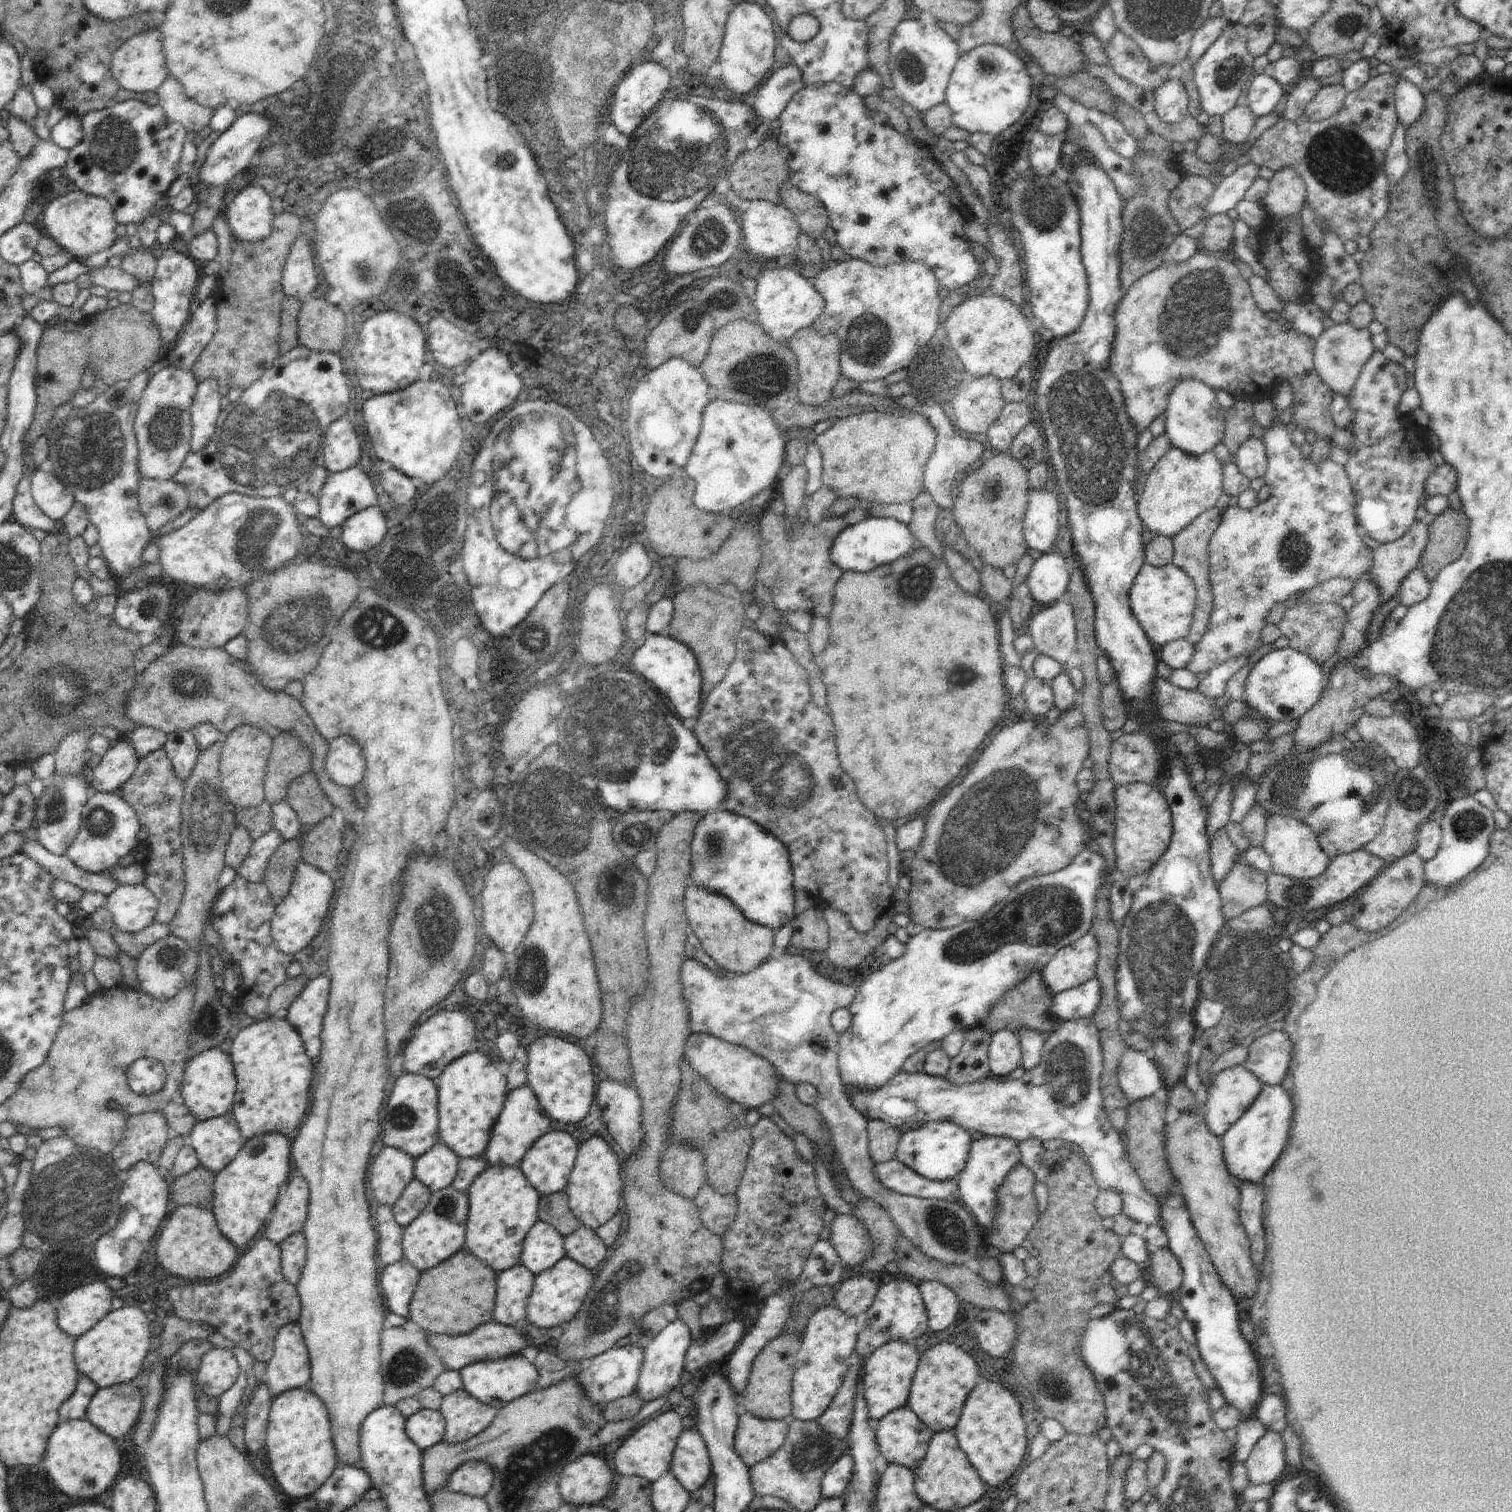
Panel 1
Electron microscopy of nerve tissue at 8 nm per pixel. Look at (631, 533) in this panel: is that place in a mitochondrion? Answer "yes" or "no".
no

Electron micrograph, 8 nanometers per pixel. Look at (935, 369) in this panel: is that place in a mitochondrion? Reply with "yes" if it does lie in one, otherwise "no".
yes

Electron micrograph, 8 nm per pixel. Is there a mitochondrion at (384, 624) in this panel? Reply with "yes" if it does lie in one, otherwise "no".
yes

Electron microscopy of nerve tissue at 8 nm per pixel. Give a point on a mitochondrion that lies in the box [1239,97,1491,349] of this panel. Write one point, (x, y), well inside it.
(1342, 161)

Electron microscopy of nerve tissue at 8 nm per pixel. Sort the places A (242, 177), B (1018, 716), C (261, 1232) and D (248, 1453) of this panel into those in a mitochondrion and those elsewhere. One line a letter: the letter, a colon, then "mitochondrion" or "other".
A: other
B: other
C: other
D: other

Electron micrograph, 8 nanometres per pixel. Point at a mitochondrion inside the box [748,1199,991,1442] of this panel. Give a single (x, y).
(946, 1228)

